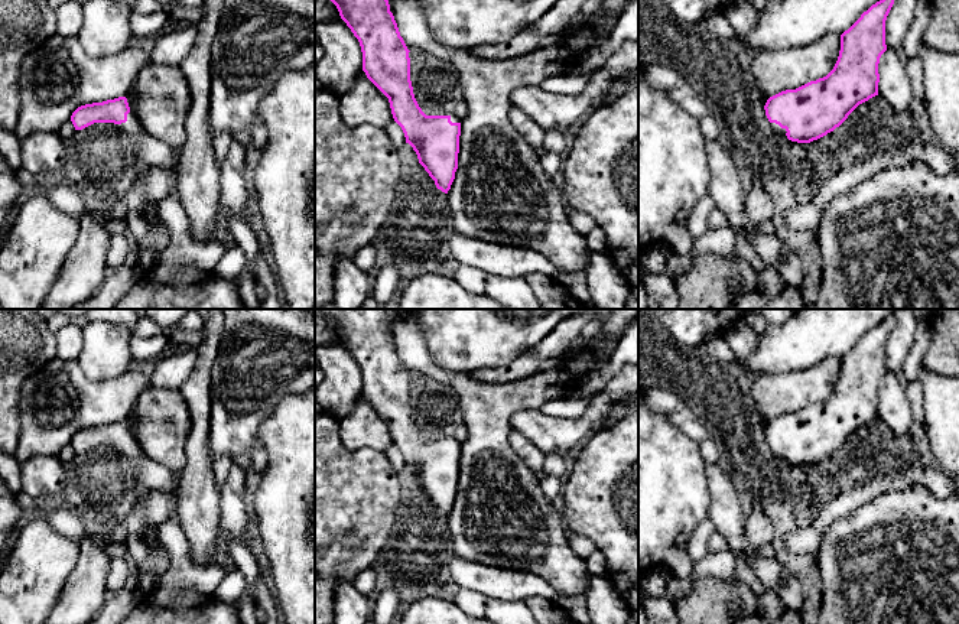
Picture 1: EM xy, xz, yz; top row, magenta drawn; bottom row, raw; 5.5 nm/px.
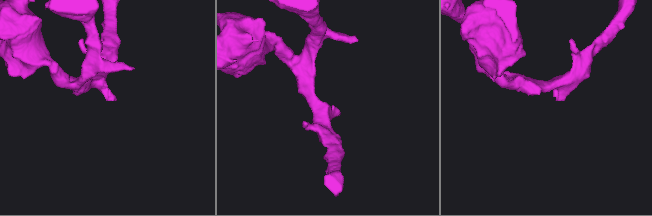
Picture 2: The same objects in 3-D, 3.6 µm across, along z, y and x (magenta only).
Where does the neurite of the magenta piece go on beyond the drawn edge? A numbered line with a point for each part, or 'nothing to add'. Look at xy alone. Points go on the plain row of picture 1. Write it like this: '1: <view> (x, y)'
1: xy (132, 449)

